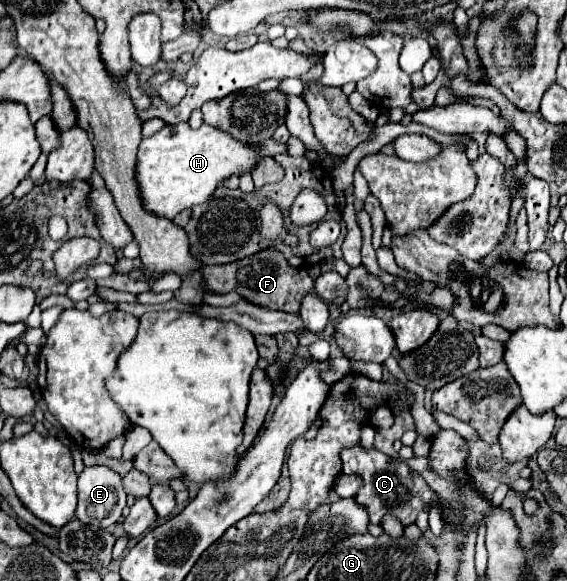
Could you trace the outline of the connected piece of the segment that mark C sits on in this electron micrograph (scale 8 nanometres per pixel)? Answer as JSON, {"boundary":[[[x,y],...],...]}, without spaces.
{"boundary":[[[360,444],[344,448],[342,450],[342,466],[344,466],[342,468],[344,474],[356,474],[362,478],[362,486],[358,488],[354,500],[368,510],[372,524],[380,524],[384,514],[392,514],[404,526],[408,526],[416,520],[420,510],[430,510],[430,504],[434,500],[438,500],[436,492],[432,492],[430,486],[422,480],[422,476],[416,474],[414,470],[410,470],[406,466],[406,462],[390,458],[376,448],[366,450]]]}

